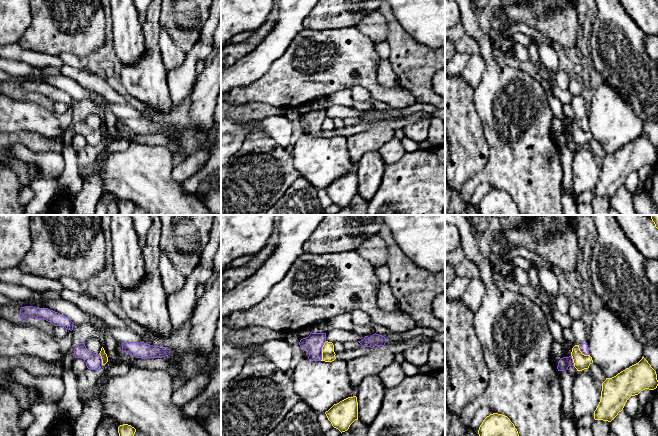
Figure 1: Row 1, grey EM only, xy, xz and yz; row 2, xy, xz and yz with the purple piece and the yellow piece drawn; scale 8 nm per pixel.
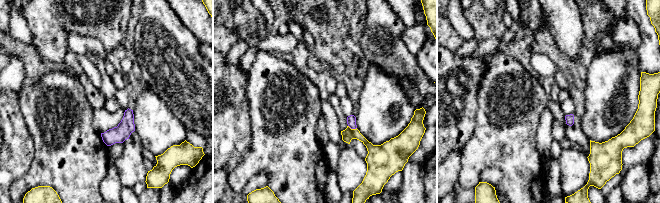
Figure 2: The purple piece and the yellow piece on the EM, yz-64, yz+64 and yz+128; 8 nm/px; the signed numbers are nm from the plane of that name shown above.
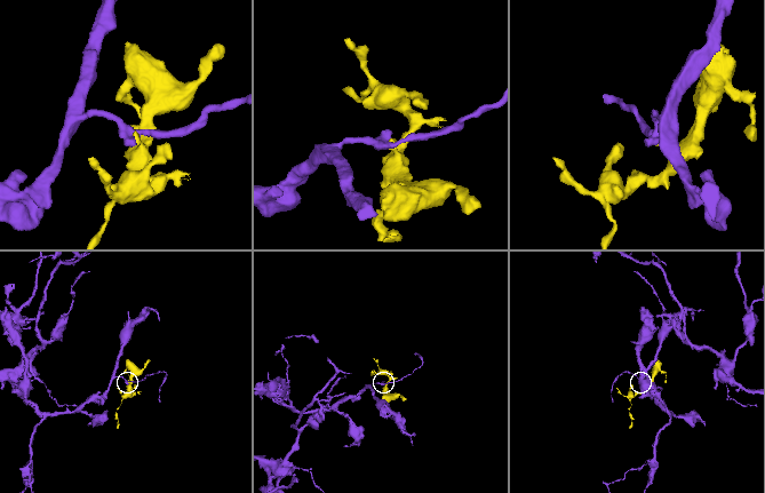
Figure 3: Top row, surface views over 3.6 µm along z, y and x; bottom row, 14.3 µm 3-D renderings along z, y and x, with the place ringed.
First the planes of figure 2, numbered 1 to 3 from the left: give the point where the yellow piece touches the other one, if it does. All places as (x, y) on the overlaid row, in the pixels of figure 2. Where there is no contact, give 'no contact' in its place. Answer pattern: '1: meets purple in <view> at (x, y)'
1: no contact
2: meets purple in yz+64 at (352, 128)
3: no contact

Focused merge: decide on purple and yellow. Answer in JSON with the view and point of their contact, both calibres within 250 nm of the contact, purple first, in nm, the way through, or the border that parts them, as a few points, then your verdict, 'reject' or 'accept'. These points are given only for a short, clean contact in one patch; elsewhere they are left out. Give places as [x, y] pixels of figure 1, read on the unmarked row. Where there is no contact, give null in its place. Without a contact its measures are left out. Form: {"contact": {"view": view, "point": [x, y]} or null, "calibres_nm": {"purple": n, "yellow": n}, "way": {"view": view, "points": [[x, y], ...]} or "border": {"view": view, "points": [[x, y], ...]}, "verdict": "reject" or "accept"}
{"contact": {"view": "xz", "point": [321, 127]}, "calibres_nm": {"purple": 150, "yellow": 110}, "border": {"view": "xz", "points": [[326, 117], [322, 123], [322, 134], [320, 136]]}, "verdict": "reject"}

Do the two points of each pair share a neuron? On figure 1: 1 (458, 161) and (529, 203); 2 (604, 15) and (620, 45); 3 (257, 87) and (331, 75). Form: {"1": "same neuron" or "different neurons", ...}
{"1": "different neurons", "2": "same neuron", "3": "same neuron"}

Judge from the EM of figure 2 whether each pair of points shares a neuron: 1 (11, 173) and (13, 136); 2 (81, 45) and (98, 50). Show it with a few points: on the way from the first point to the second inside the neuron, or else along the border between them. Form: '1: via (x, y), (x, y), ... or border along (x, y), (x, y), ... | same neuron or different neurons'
1: via (12, 164), (13, 145) | same neuron
2: via (85, 45), (94, 46) | same neuron

